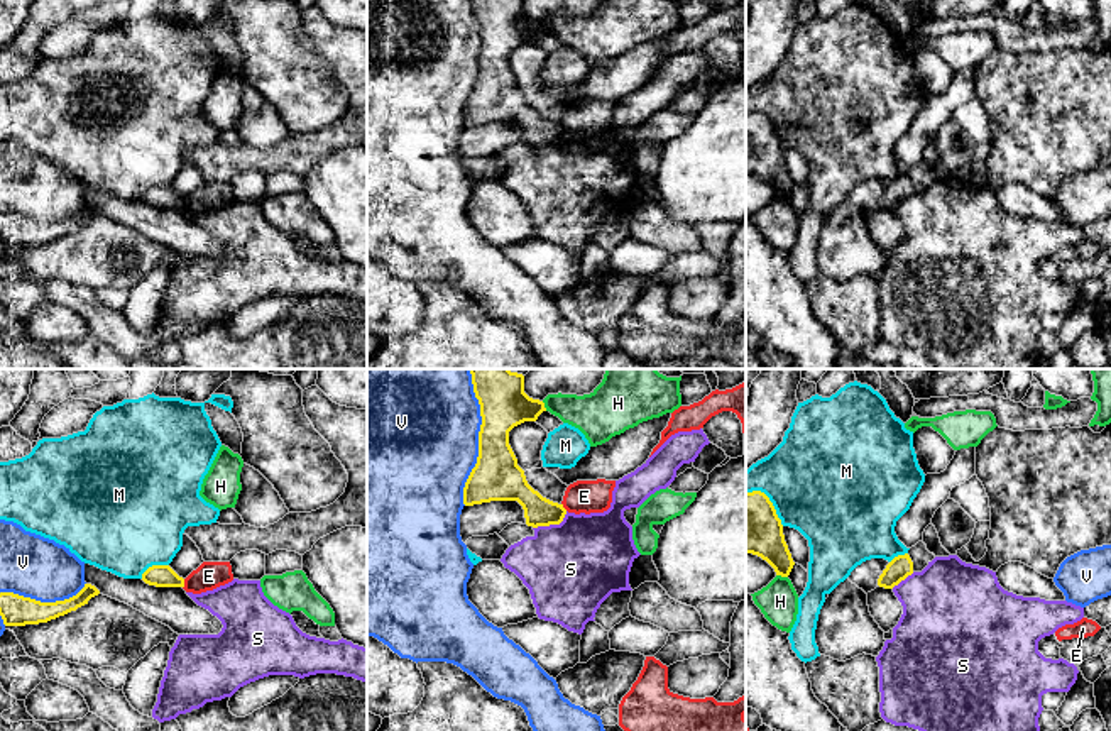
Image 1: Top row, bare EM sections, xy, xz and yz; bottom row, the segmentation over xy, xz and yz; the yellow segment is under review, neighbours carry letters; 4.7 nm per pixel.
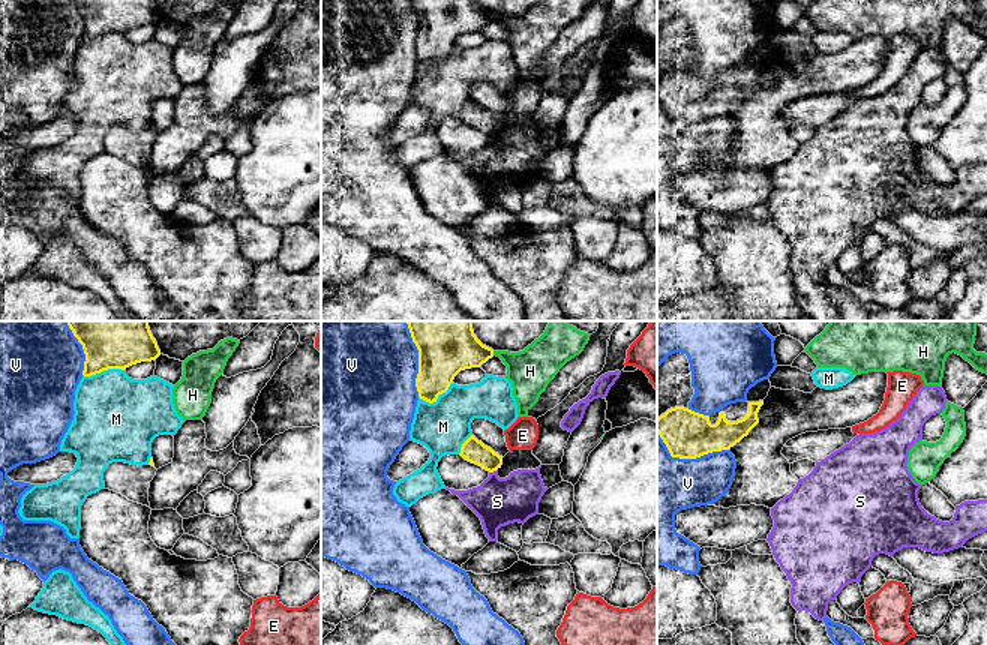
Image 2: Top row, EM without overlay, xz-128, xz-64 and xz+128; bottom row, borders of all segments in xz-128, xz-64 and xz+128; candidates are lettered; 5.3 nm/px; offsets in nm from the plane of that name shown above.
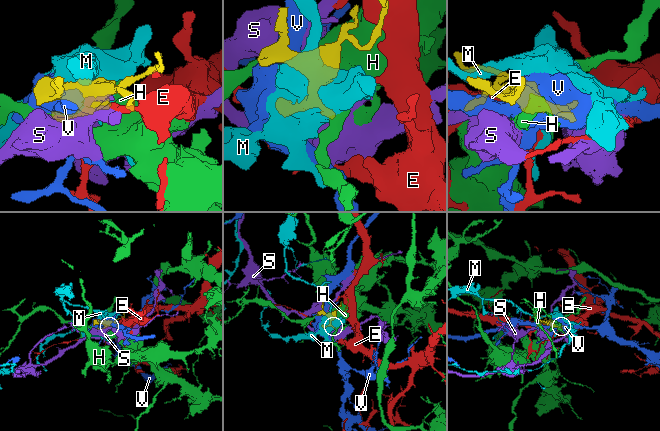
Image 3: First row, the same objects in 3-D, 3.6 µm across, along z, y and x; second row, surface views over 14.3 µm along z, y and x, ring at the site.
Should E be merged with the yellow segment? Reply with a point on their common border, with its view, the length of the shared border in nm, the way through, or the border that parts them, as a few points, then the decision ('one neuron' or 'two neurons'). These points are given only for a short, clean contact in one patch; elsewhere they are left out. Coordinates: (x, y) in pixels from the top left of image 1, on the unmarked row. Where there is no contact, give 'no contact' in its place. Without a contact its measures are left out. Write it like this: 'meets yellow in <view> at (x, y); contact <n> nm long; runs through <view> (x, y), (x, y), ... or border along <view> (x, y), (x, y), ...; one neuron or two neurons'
meets yellow in xy at (183, 205); contact 50 nm long; border along xy (185, 200), (183, 208); two neurons

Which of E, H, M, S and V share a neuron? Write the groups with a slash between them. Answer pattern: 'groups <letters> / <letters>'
groups E / H / M / S / V

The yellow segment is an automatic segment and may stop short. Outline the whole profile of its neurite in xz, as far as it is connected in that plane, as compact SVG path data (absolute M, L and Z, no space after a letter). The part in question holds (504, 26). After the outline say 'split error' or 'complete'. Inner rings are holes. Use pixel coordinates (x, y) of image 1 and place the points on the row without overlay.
M472 0L472 5L482 46L479 78L463 108L463 125L517 122L528 147L560 146L566 130L528 105L509 66L509 52L524 42L536 42L546 32L545 24L524 14L524 0Z; complete

